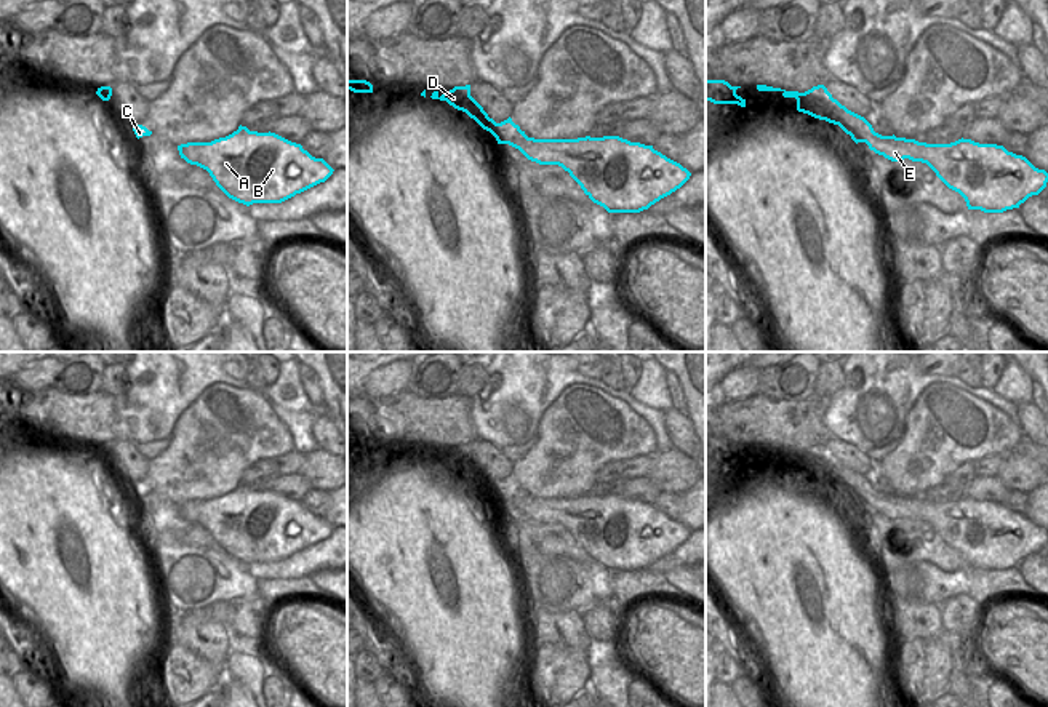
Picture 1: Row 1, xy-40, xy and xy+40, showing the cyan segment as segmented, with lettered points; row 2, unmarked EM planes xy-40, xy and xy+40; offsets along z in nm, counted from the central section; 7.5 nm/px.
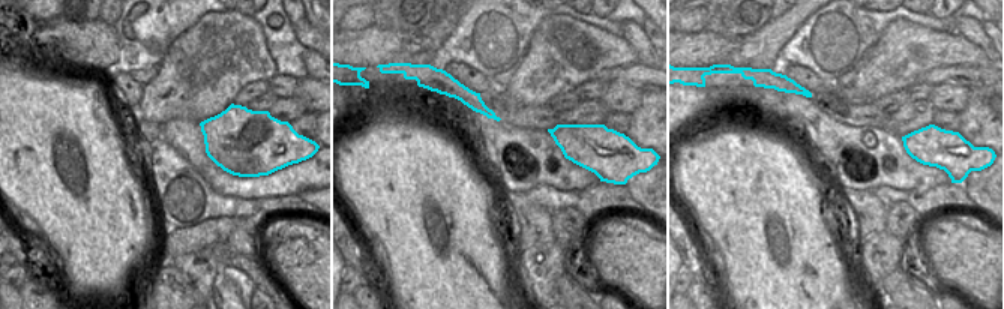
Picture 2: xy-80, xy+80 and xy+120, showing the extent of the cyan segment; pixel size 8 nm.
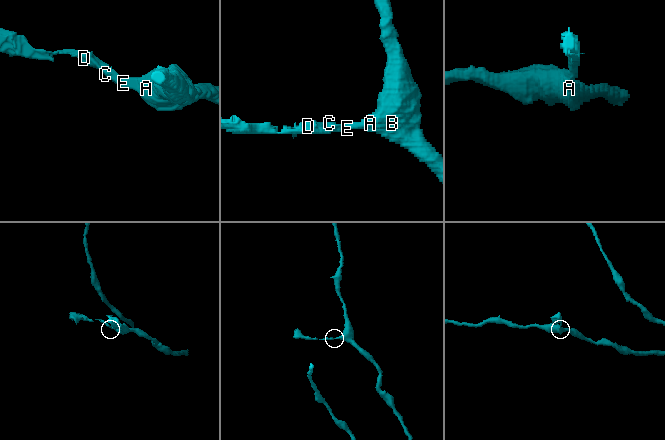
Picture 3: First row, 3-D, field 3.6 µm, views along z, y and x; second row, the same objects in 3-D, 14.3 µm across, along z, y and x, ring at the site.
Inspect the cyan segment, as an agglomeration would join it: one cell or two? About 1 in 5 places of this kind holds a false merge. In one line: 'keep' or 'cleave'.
keep

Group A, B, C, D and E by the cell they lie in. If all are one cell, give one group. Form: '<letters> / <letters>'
A B C D E

